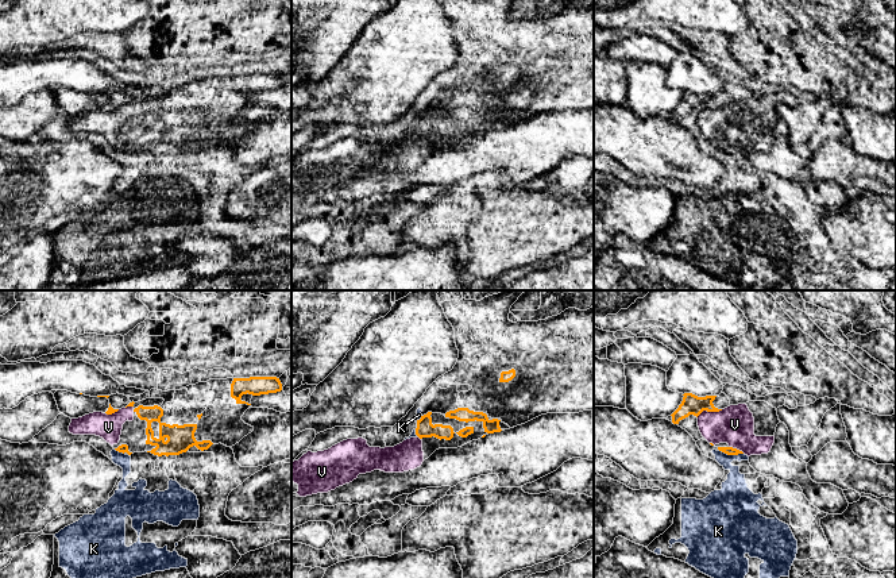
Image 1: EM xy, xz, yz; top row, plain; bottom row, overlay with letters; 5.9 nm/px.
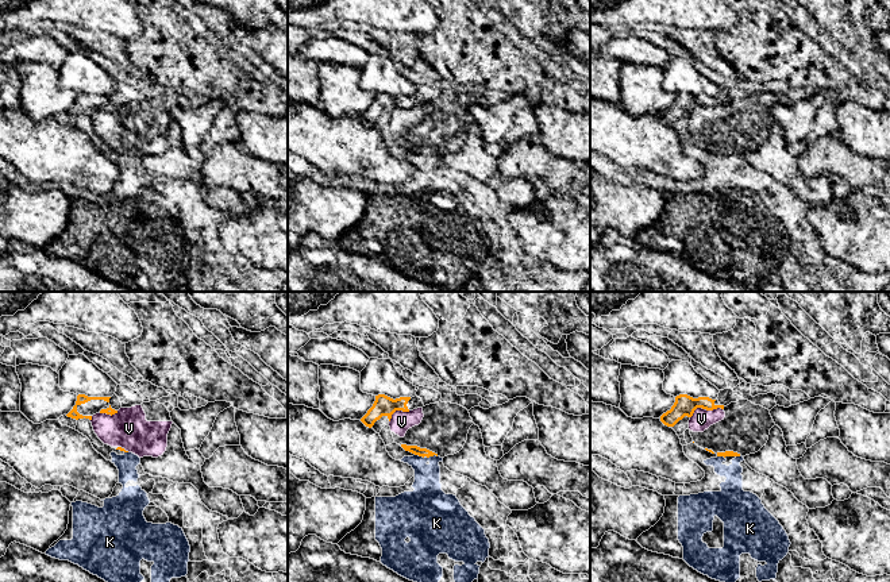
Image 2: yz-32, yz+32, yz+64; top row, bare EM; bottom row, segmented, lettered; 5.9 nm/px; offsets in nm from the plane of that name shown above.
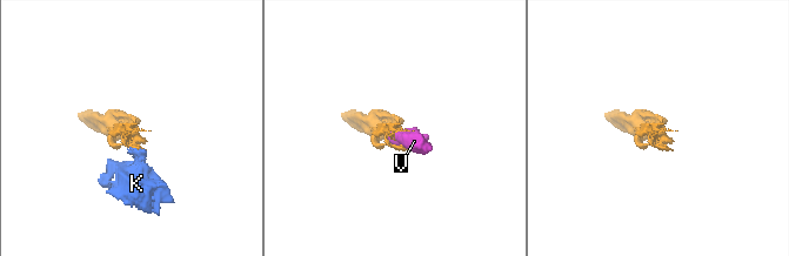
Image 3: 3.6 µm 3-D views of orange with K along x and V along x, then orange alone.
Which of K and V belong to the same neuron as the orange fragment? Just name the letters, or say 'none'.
V

